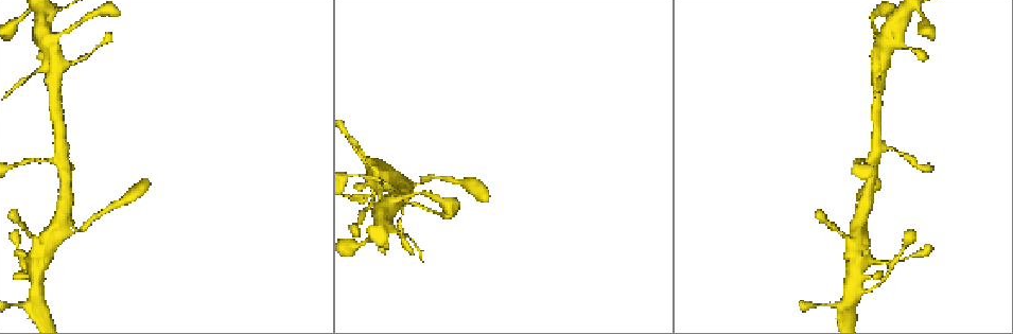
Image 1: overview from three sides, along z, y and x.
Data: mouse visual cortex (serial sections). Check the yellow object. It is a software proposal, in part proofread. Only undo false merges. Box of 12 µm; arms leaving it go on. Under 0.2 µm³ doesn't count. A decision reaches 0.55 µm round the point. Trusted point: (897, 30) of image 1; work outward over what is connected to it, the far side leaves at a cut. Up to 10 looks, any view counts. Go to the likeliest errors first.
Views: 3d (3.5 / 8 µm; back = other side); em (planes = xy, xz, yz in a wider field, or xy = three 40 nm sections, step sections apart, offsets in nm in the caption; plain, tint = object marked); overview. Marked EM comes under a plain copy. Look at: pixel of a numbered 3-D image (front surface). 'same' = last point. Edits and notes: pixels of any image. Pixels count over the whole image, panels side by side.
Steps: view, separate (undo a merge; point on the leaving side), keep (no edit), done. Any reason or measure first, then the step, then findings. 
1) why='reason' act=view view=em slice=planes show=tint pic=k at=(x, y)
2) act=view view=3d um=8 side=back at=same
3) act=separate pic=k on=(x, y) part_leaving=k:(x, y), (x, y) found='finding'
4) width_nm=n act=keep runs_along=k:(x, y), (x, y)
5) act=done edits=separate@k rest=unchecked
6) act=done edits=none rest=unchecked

why='small branch off a trunk' act=view view=3d um=8 pic=1 at=(875, 158)

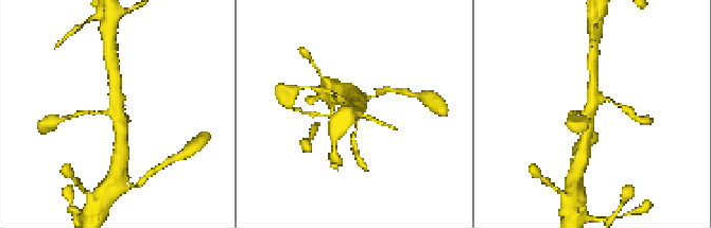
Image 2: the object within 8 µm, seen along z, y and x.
act=view view=em slice=xy step=3 show=tint pic=2 at=(590, 108)

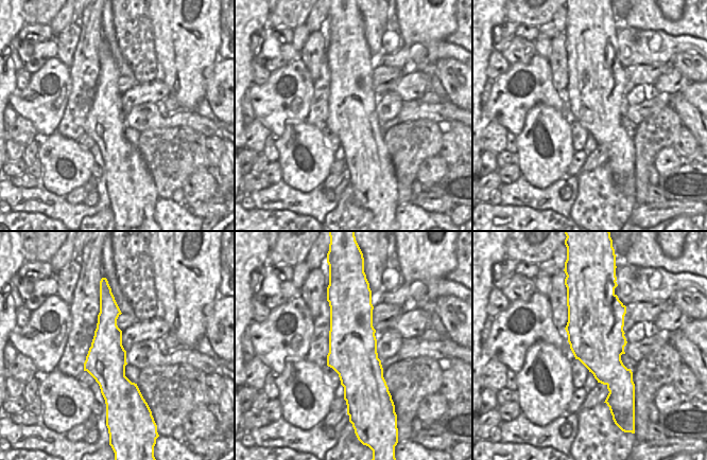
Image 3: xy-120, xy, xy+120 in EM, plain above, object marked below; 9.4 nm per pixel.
act=keep runs_along=2:(594, 80), (594, 103), (586, 139) found='all the same cell'

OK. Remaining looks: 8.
why='sharp bend' act=view view=3d um=3.5 pic=1 at=(856, 230)

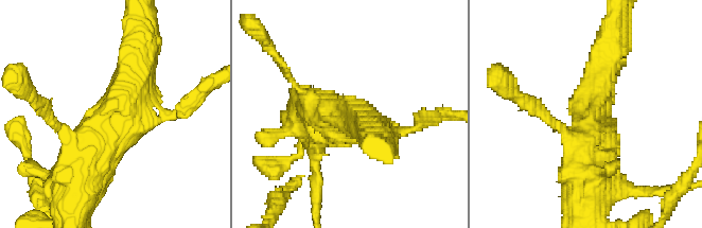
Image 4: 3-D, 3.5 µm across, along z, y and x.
arms=3 arm_widths_nm=150,400,450 why='shape alone is not enough' act=view view=em slice=xy step=1 show=tint pic=4 at=(123, 111)

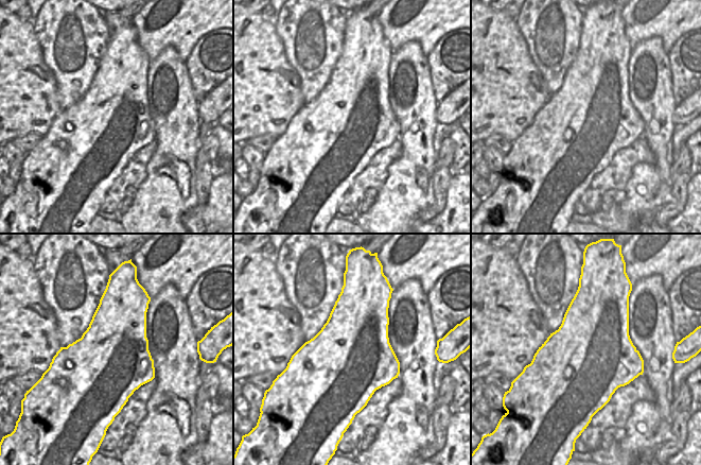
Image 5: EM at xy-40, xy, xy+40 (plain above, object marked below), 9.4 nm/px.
act=keep runs_along=4:(141, 45), (108, 145), (85, 169) found='one cell here'

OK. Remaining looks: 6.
why='sharp bend' act=view view=3d um=8 side=back pic=1 at=(15, 164)

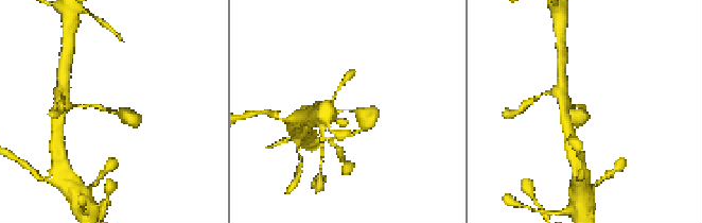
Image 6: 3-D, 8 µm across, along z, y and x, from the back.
arm_widths_nm=150,400 why='now the EM' act=view view=em slice=xy step=2 show=tint pic=6 at=(110, 113)

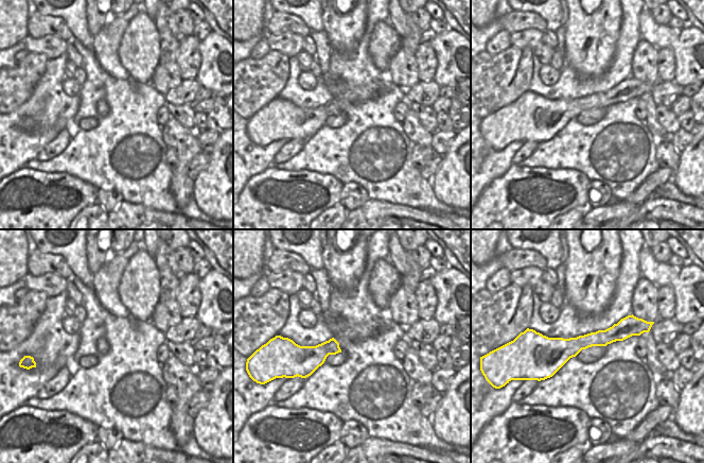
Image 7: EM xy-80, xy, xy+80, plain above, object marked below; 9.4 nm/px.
act=keep runs_along=7:(640, 328), (580, 342), (537, 363) found='continuous, no second cell'

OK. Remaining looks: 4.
why='thin neck' act=view view=3d um=3.5 pic=1 at=(353, 148)

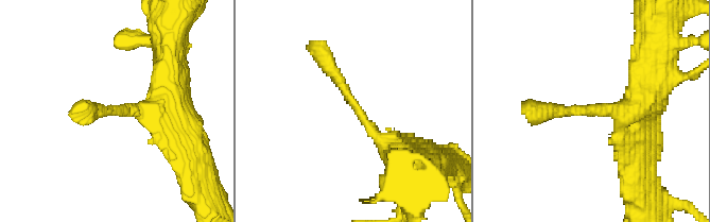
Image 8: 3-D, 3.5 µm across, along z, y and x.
act=view view=em slice=xy step=2 show=tint pic=8 at=(359, 108)

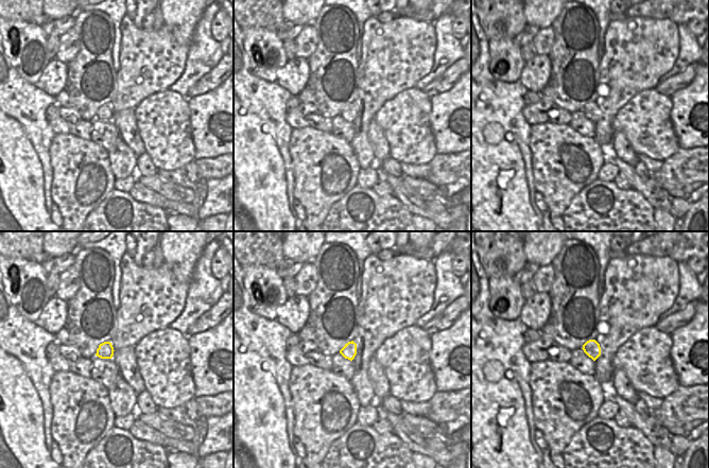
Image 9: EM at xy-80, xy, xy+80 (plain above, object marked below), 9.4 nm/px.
act=keep found='continuous, no second cell'

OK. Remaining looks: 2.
act=done edits=none rest=unchecked

